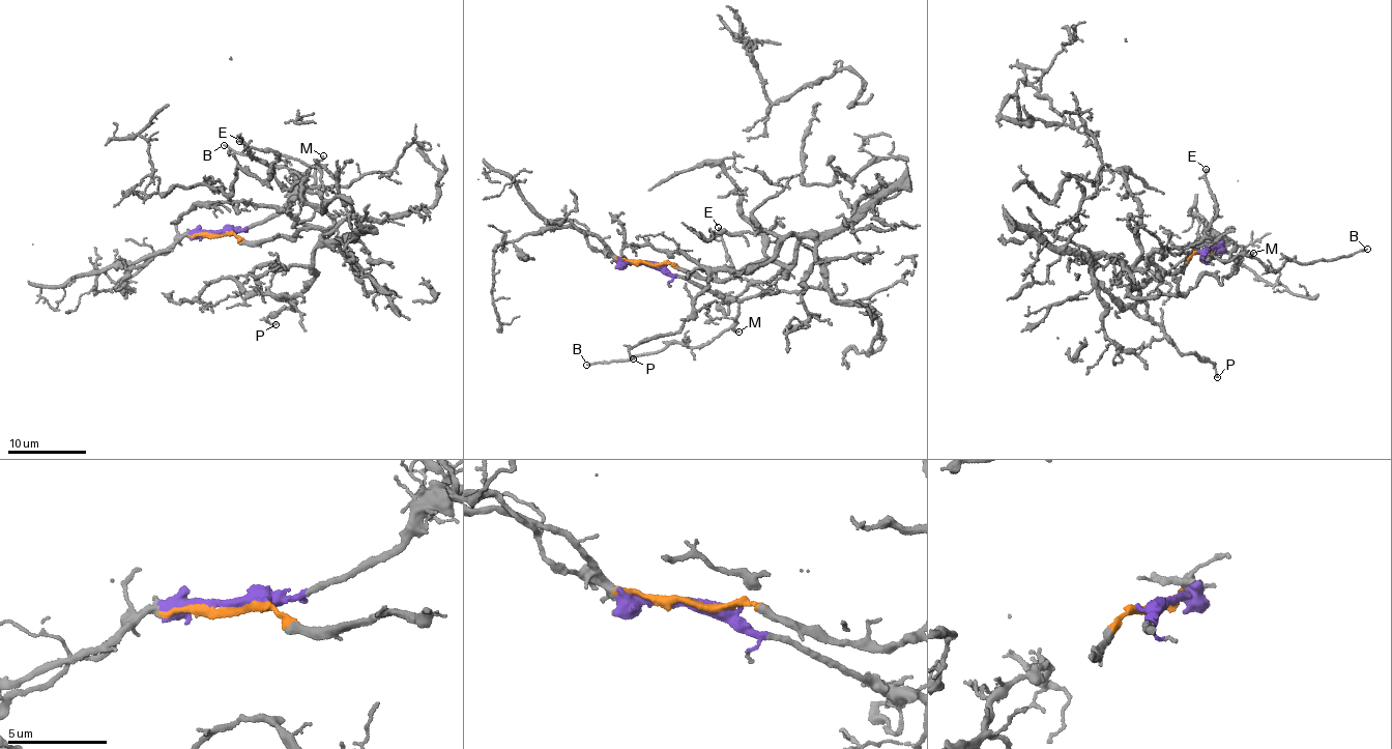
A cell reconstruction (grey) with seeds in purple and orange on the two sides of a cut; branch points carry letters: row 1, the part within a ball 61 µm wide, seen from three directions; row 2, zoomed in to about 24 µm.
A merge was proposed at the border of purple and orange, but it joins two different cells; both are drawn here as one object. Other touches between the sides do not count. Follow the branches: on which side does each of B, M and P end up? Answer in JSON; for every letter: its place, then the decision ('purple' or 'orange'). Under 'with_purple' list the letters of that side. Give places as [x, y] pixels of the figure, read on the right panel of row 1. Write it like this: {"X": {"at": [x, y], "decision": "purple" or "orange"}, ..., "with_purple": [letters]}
{"B": {"at": [1367, 249], "decision": "purple"}, "M": {"at": [1253, 253], "decision": "purple"}, "P": {"at": [1217, 377], "decision": "orange"}, "with_purple": ["B", "M"]}

